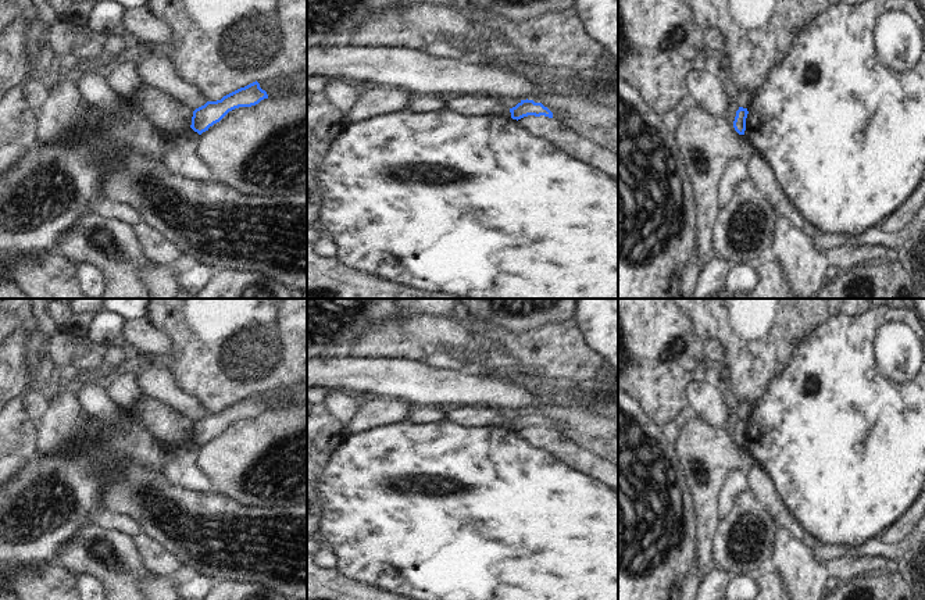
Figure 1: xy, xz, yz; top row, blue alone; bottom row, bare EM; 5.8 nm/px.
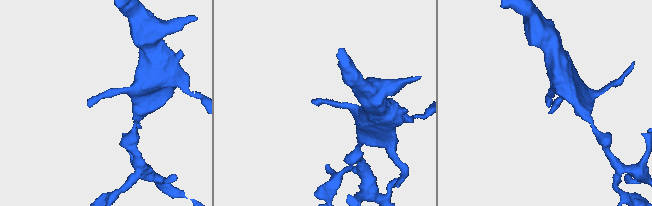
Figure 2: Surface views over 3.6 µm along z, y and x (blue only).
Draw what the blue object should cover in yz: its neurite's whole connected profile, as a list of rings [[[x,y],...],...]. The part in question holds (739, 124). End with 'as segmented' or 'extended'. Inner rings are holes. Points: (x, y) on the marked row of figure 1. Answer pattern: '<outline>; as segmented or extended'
[[[739,107],[739,110],[736,111],[733,128],[739,135],[744,135],[747,114],[749,114],[747,108],[743,107]]]; as segmented

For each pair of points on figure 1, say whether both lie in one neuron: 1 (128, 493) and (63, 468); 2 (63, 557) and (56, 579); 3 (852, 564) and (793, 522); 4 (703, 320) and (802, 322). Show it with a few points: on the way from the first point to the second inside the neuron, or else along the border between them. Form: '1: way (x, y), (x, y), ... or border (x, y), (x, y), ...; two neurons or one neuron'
1: border (124, 460), (102, 468), (99, 506); two neurons
2: border (53, 560), (72, 571); two neurons
3: border (775, 520), (802, 540); two neurons
4: way (728, 320), (777, 320); one neuron

